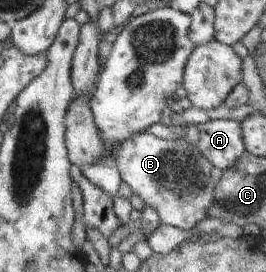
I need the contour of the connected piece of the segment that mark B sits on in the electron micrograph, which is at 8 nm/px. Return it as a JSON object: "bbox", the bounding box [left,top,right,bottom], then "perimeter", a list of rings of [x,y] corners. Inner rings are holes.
{"bbox":[113,133,216,231],"perimeter":[[[147,133],[132,135],[114,151],[113,162],[121,178],[130,185],[133,193],[141,197],[146,206],[158,211],[162,224],[178,227],[180,231],[190,231],[202,219],[207,218],[208,207],[214,201],[213,189],[216,180],[211,176],[214,165],[186,139],[168,140]]]}

